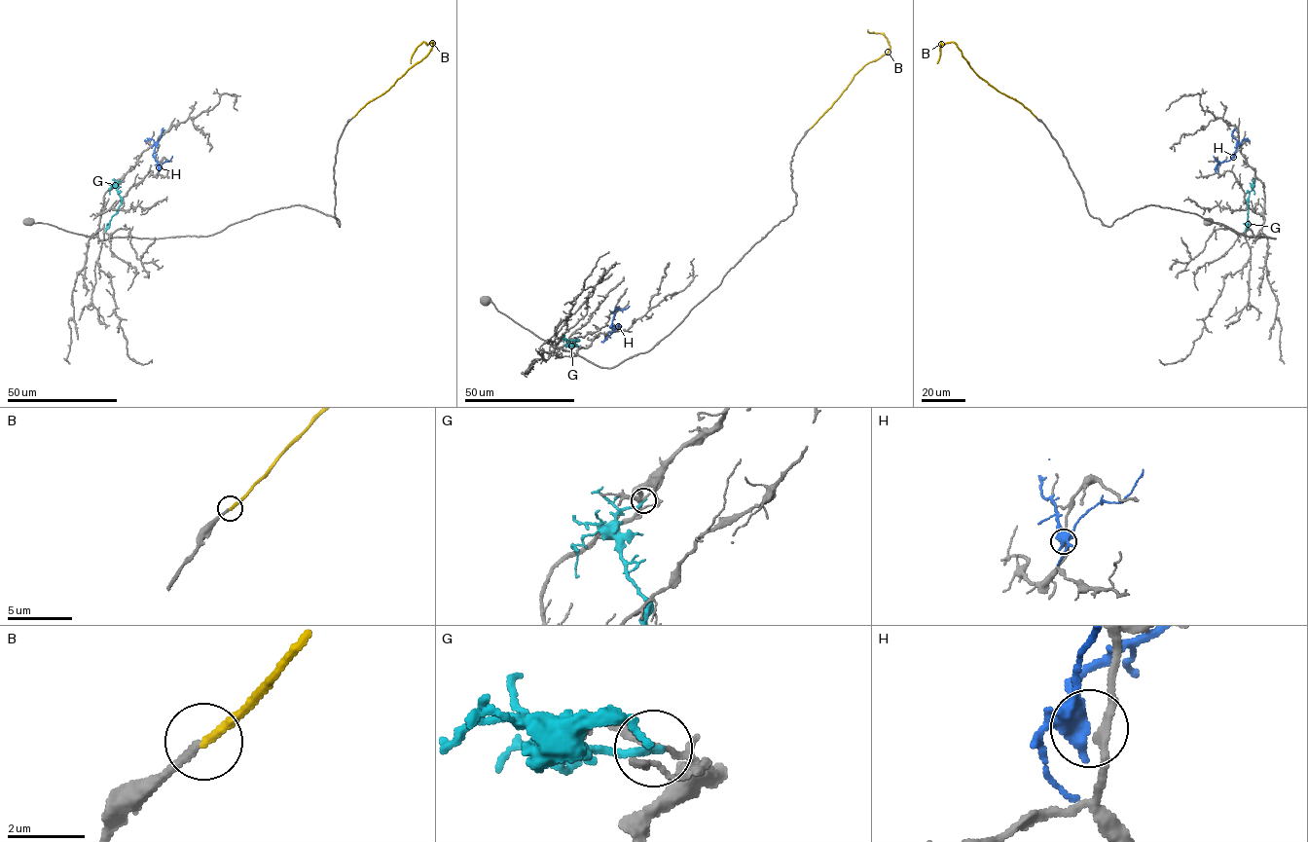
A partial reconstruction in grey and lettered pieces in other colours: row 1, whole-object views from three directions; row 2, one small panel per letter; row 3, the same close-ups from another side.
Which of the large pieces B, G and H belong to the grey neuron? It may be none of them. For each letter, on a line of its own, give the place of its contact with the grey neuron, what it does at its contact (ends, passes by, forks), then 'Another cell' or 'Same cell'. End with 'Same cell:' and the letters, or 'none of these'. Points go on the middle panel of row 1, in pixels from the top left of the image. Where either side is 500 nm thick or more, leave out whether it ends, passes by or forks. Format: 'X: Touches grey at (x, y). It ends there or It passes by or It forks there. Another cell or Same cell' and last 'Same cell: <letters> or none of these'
B: Touches grey at (810, 128). It ends there. Same cell
G: Touches grey at (578, 346). It ends there. Another cell
H: Touches grey at (615, 310). It forks there. Another cell
Same cell: B

